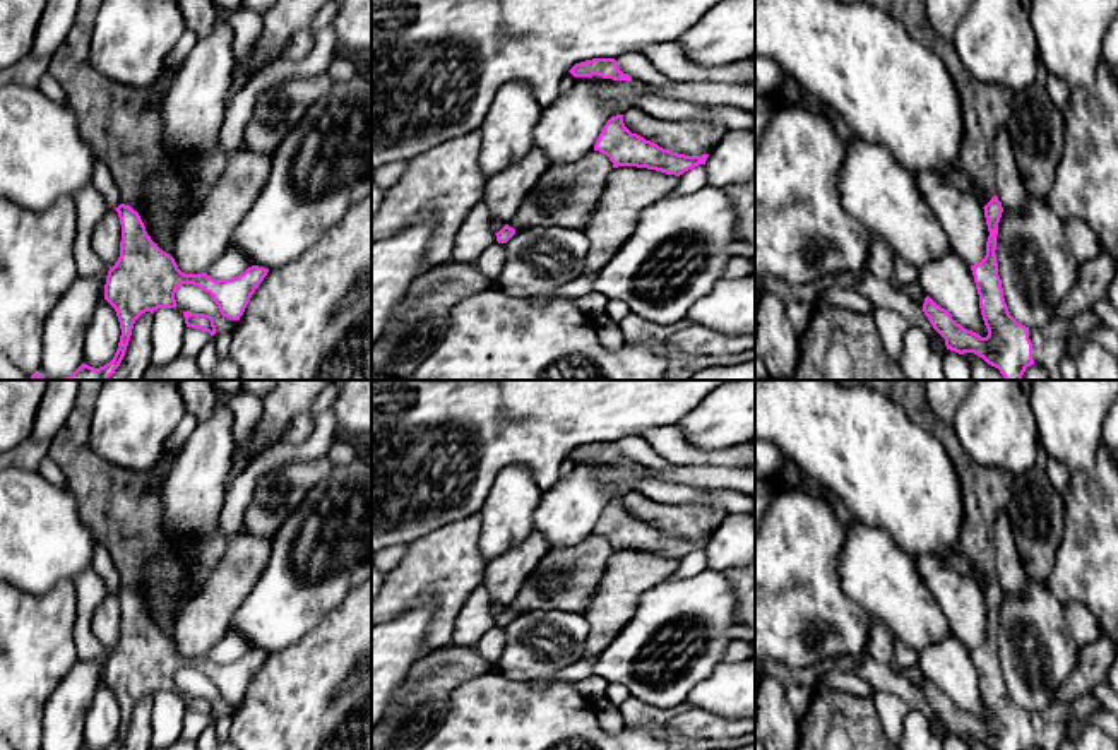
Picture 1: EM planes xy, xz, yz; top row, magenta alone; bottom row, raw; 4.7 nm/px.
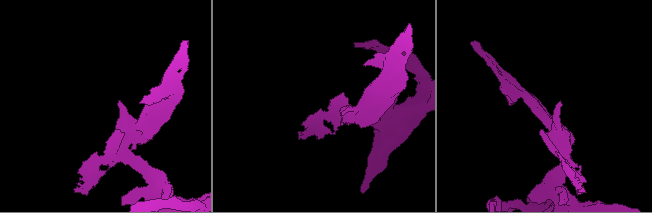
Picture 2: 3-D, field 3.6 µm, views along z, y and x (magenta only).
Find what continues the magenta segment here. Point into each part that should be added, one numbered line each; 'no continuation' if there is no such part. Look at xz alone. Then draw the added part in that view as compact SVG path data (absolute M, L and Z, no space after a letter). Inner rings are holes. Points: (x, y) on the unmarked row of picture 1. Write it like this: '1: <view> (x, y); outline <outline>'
no continuation

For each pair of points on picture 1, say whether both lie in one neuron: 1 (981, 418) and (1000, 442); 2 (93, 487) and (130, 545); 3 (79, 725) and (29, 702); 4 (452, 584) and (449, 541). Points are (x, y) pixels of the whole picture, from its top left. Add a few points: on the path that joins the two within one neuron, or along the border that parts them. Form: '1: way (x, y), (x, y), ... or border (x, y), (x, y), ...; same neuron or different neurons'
1: way (987, 423), (1000, 437); same neuron
2: way (107, 500), (129, 523), (130, 531); same neuron
3: border (65, 673), (45, 704), (41, 732); different neurons
4: way (449, 574), (449, 552); same neuron

